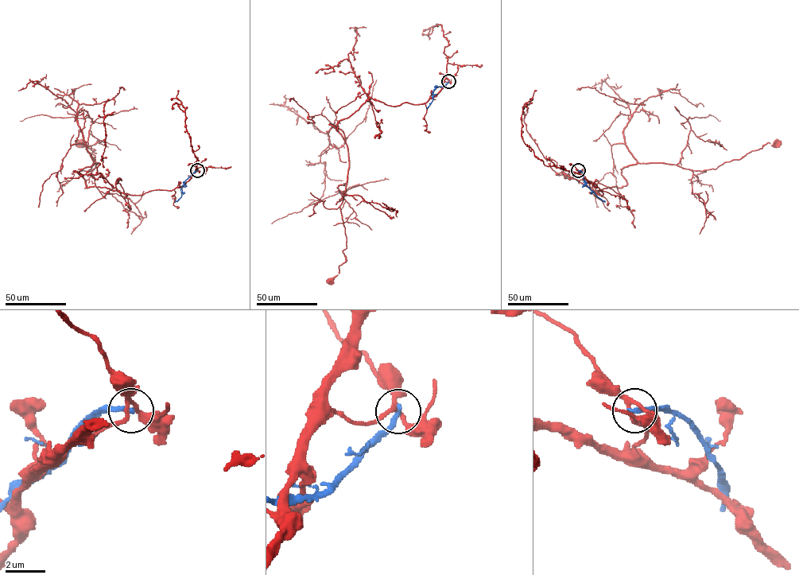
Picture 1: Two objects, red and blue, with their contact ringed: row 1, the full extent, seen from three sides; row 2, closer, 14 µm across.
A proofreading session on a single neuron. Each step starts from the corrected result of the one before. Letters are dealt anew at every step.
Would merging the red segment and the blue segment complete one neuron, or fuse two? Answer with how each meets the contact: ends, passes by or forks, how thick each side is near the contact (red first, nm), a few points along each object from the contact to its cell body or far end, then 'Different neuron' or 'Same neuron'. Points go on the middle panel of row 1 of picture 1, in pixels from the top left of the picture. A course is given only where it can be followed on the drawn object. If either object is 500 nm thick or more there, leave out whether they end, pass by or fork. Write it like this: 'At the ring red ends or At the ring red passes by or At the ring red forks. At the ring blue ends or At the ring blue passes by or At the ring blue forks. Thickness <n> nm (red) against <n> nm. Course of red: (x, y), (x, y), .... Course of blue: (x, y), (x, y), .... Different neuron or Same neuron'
At the ring red forks. At the ring blue ends. Thickness 190 nm (red) against 280 nm. Course of red: (448, 81), (424, 103), (369, 98), (330, 124), (349, 162), (346, 261), (330, 280). Course of blue: (448, 81), (434, 89), (432, 100), (426, 107). Different neuron

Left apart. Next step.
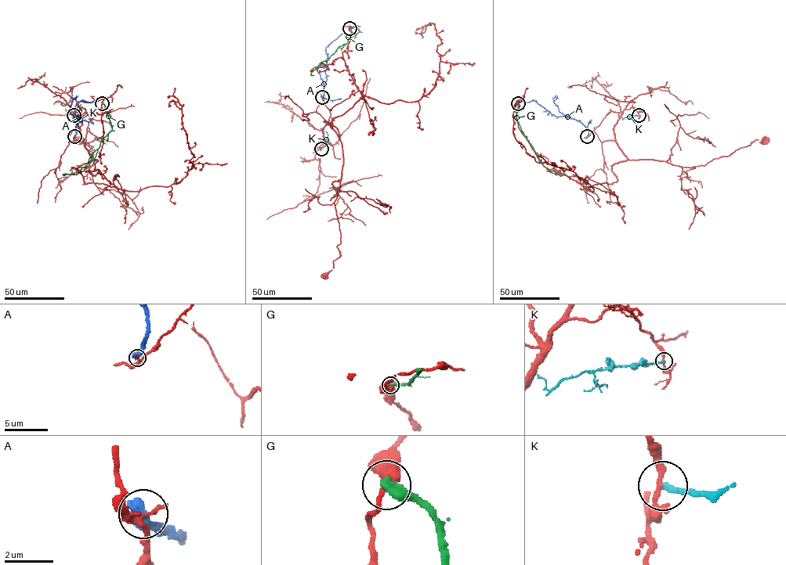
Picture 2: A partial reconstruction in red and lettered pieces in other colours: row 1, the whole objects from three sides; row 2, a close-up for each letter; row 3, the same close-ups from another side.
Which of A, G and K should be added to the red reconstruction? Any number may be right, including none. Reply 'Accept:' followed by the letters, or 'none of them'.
Accept: none of them

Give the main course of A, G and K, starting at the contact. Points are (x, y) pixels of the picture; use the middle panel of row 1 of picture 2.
A: (322, 97), (324, 98), (327, 79), (326, 47), (345, 31)
G: (349, 28), (355, 26), (359, 30), (339, 46), (327, 60), (321, 62), (311, 73), (314, 75)
K: (321, 149), (327, 135), (324, 131)

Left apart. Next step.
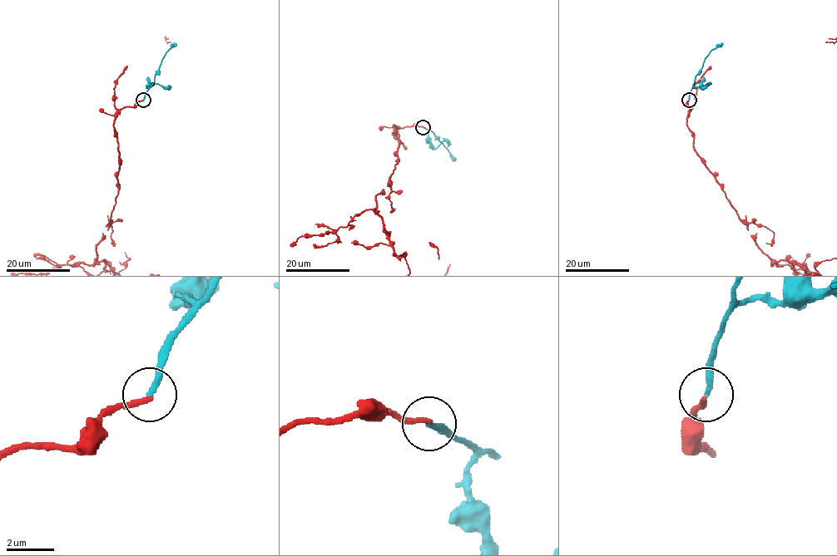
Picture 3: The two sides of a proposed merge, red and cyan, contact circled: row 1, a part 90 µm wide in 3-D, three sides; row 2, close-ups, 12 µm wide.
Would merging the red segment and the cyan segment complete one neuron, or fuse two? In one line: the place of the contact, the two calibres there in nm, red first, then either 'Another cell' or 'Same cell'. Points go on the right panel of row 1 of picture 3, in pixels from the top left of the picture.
Place: (689, 100). Thickness 220 nm (red) against 240 nm. Same cell

